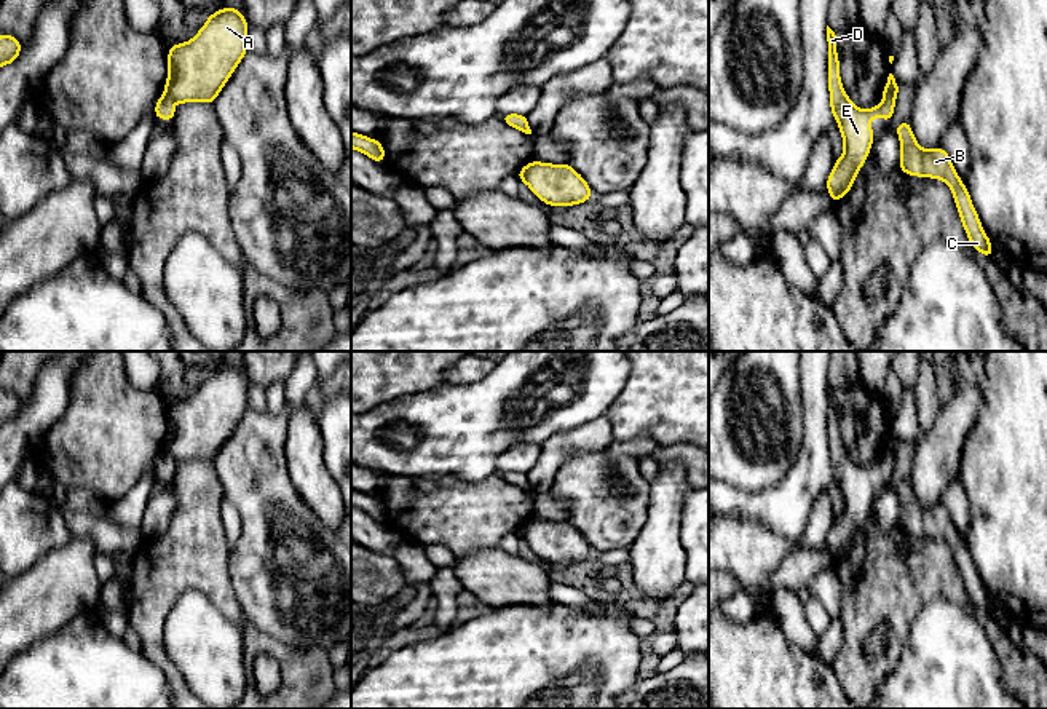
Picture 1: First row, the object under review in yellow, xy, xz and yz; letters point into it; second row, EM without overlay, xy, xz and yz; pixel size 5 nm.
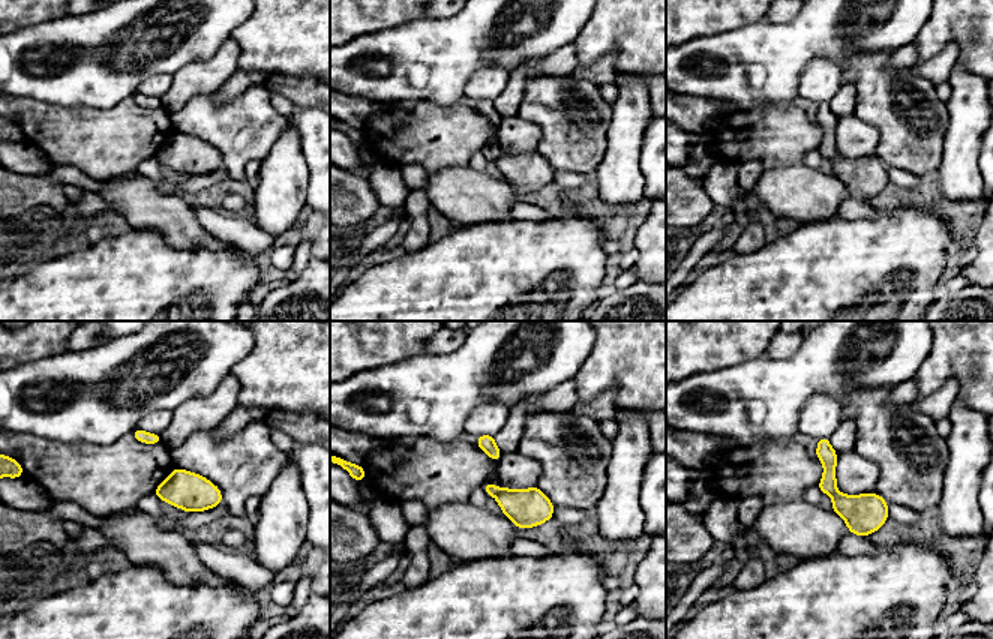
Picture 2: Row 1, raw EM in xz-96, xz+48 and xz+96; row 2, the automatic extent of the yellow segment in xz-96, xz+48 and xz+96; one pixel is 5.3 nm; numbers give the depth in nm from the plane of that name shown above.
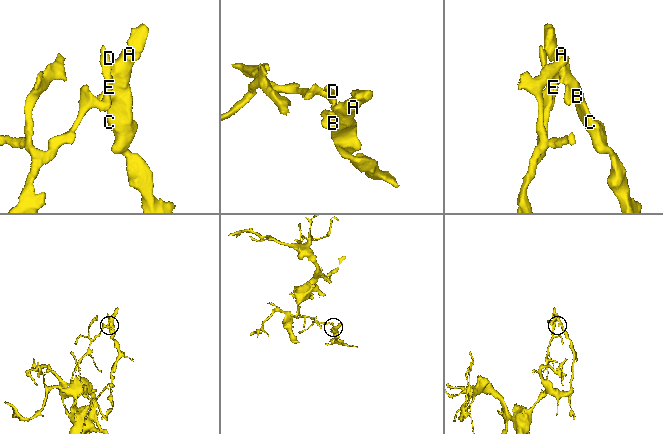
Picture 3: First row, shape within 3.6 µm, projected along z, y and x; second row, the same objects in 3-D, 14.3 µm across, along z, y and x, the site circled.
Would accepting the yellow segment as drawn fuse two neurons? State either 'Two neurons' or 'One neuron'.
Two neurons

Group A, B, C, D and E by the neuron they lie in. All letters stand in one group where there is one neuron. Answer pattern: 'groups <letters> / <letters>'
groups A B C / D E

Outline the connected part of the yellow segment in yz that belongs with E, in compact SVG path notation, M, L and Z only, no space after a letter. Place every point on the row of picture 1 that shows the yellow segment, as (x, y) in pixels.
M827 26L828 42L828 91L830 109L840 126L844 144L843 155L835 161L835 166L827 179L825 188L832 201L838 203L854 185L862 164L868 158L875 133L870 126L871 118L884 118L892 121L895 109L895 96L883 94L883 104L868 110L859 109L846 94L840 77L840 59L836 51L836 35Z

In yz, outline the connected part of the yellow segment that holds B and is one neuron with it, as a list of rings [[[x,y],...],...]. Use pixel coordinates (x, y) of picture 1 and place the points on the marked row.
[[[902,121],[895,126],[895,129],[902,149],[899,169],[911,177],[921,176],[943,180],[953,192],[961,222],[967,233],[969,243],[972,244],[972,249],[977,249],[985,257],[991,259],[991,240],[986,236],[982,227],[970,195],[958,176],[950,155],[943,150],[942,145],[934,150],[924,150],[916,142],[910,121]]]

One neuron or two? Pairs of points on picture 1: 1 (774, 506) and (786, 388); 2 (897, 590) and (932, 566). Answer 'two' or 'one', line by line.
1: two
2: one

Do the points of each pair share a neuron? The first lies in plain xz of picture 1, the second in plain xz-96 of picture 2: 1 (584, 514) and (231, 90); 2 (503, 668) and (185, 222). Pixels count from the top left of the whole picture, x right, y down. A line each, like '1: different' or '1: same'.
1: different
2: different

